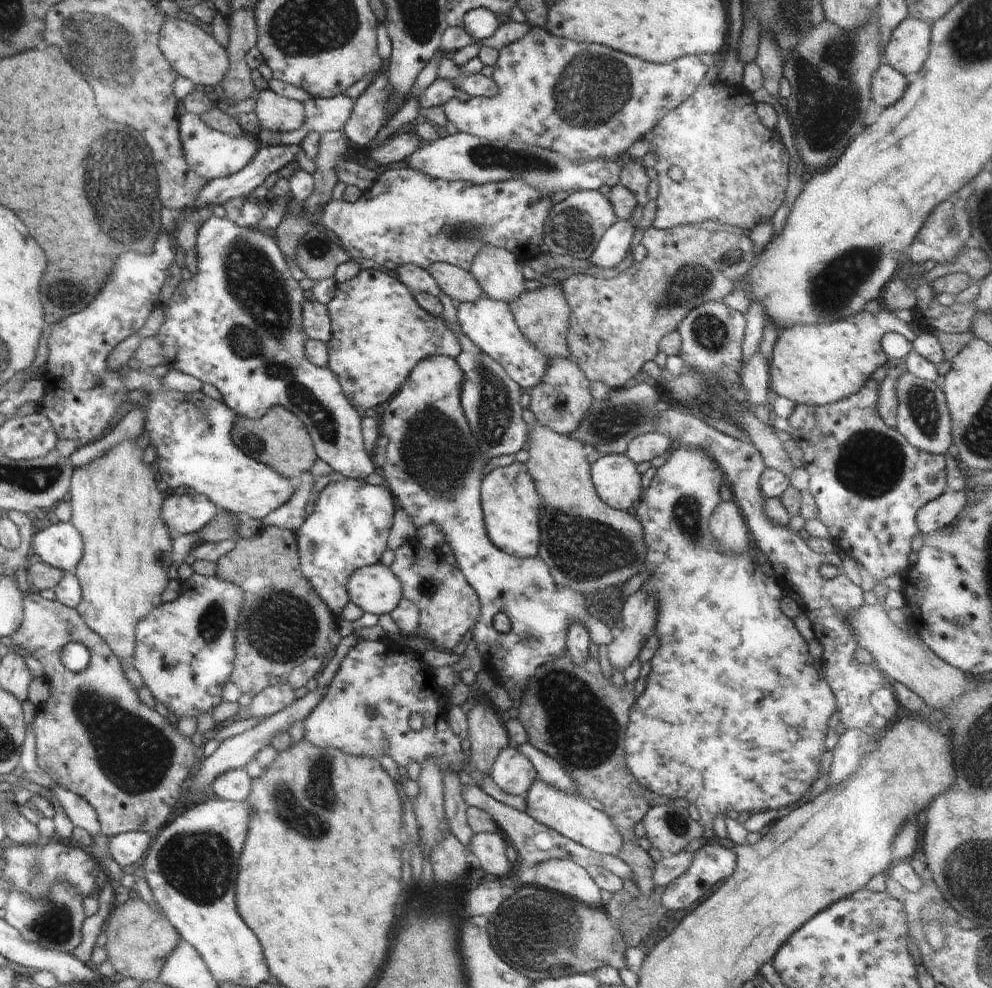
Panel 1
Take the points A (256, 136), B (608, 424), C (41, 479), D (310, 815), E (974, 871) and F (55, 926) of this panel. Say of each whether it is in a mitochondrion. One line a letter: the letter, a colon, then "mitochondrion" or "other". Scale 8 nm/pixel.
A: other
B: mitochondrion
C: mitochondrion
D: mitochondrion
E: mitochondrion
F: mitochondrion

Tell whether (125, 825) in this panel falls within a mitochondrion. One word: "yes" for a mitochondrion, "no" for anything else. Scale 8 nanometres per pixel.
no

